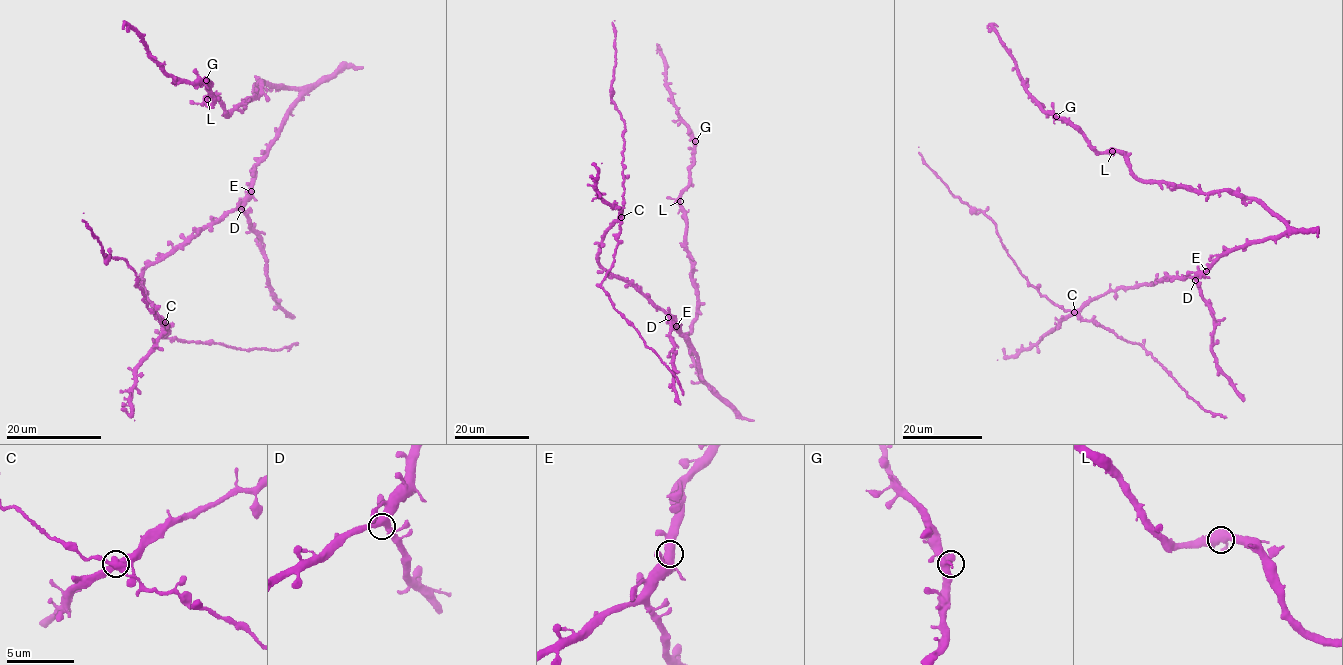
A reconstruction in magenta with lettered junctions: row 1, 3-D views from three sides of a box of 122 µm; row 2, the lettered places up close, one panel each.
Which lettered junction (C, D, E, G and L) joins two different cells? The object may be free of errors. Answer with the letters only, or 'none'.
none

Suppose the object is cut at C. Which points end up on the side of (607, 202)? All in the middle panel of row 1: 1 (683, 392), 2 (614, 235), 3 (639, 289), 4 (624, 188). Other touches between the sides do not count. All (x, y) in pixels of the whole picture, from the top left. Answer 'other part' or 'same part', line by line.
1: other part
2: other part
3: same part
4: other part

